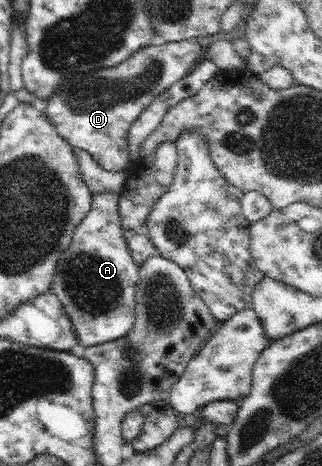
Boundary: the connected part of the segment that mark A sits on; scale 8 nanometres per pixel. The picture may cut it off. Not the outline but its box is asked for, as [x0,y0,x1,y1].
[50,192,139,348]

